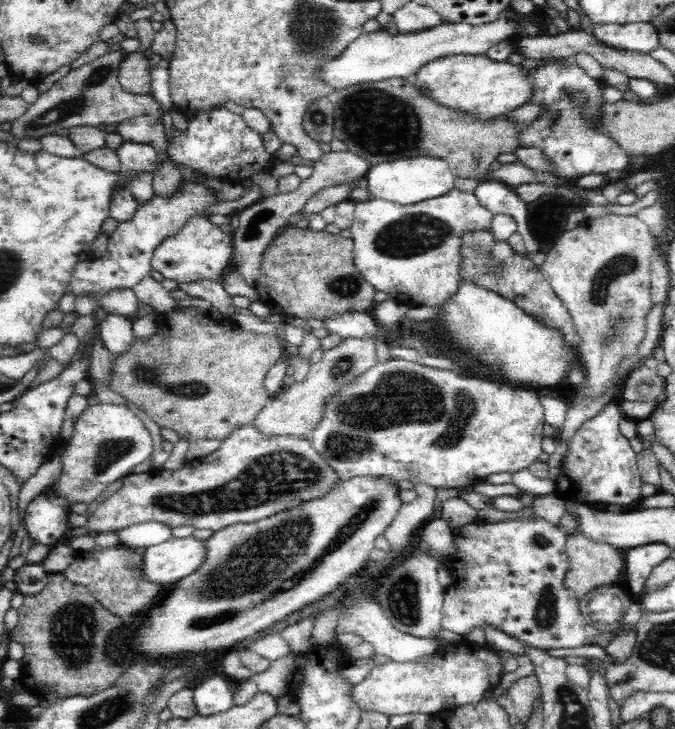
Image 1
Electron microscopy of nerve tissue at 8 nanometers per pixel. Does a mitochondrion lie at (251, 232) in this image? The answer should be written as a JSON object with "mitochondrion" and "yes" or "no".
{"mitochondrion":"yes"}

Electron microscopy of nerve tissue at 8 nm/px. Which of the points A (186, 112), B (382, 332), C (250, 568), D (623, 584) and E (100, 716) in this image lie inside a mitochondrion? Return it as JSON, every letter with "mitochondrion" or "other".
{"A":"other","B":"other","C":"mitochondrion","D":"other","E":"mitochondrion"}

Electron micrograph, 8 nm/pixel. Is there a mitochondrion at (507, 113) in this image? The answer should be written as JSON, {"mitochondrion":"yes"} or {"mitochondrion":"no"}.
{"mitochondrion":"no"}

